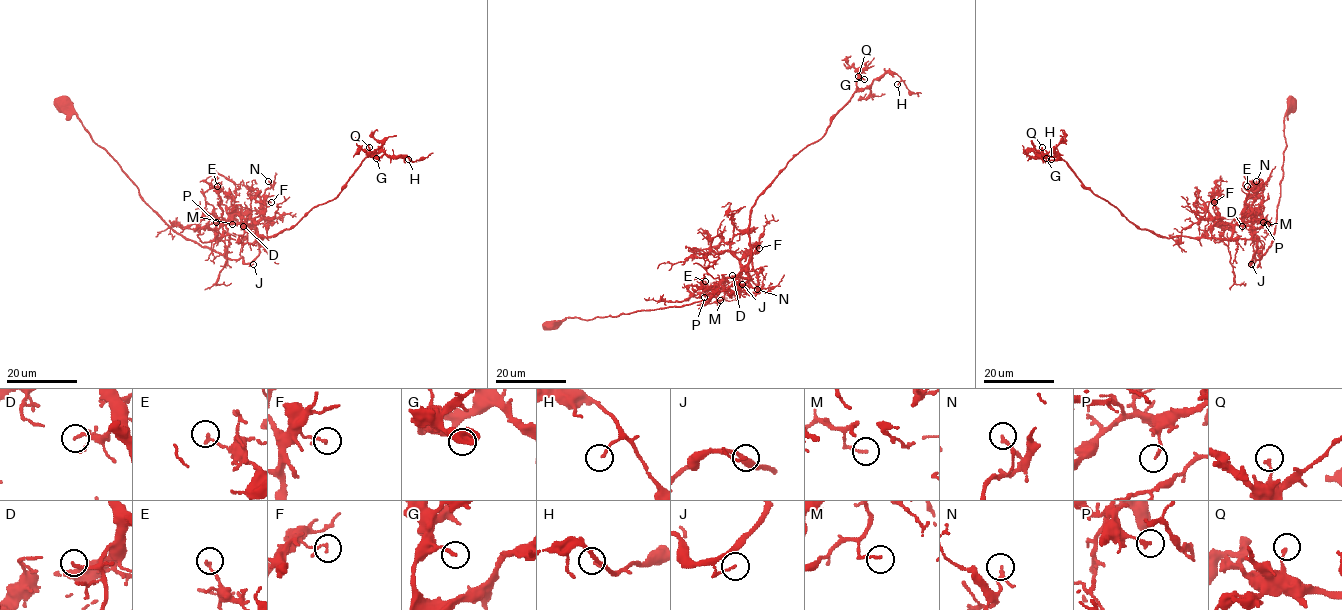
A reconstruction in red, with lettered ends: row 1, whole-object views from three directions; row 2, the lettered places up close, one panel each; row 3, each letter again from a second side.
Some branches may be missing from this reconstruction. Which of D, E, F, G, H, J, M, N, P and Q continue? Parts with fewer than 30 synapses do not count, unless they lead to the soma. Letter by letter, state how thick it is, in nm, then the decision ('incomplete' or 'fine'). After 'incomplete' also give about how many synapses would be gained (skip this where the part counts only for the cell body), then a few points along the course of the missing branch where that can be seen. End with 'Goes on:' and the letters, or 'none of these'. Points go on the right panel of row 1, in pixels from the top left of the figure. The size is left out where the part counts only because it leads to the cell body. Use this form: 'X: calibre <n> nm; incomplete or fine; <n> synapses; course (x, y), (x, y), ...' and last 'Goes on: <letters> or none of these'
D: calibre 180 nm; incomplete; 50 synapses; course (1242, 226), (1245, 249), (1249, 247)
E: calibre 180 nm; fine
F: calibre 110 nm; fine
G: calibre 200 nm; fine
H: calibre 130 nm; fine
J: calibre 120 nm; fine
M: calibre 140 nm; fine
N: calibre 130 nm; fine
P: calibre 120 nm; fine
Q: calibre 150 nm; fine
Goes on: D

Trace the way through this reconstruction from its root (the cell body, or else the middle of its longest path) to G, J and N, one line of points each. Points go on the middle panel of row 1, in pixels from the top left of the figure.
G: (552, 322), (681, 306), (734, 283), (747, 290), (751, 206), (795, 155), (823, 135), (856, 81), (864, 79)
J: (552, 322), (565, 318), (592, 320), (681, 306), (707, 299), (734, 283), (742, 284)
N: (552, 322), (700, 302), (748, 255), (757, 289)

